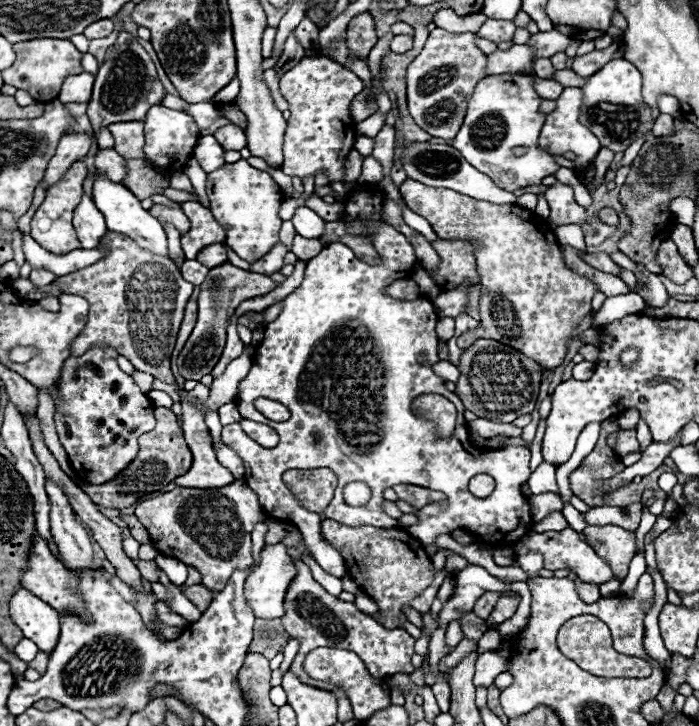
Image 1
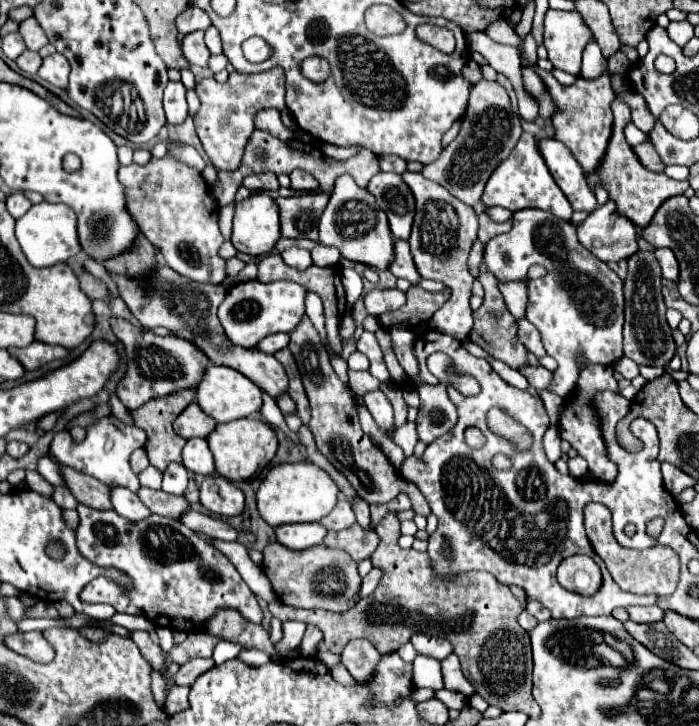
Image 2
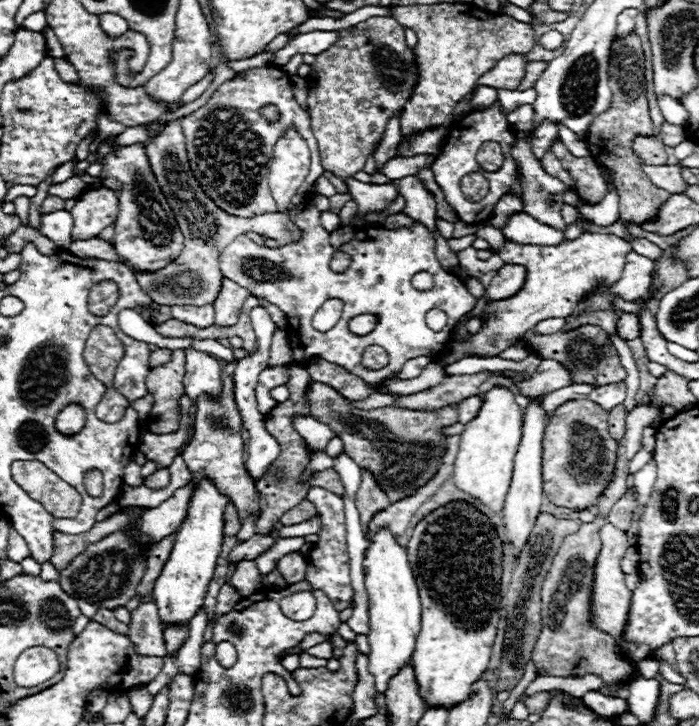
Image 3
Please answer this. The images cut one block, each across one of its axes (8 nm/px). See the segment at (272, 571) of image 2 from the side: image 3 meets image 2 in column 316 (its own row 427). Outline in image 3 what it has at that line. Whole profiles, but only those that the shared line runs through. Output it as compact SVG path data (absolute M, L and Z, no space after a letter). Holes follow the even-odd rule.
M572 400L562 404L552 412L542 440L542 476L546 498L564 508L596 506L600 494L612 480L616 458L618 442L612 440L608 432L608 412L590 400Z

